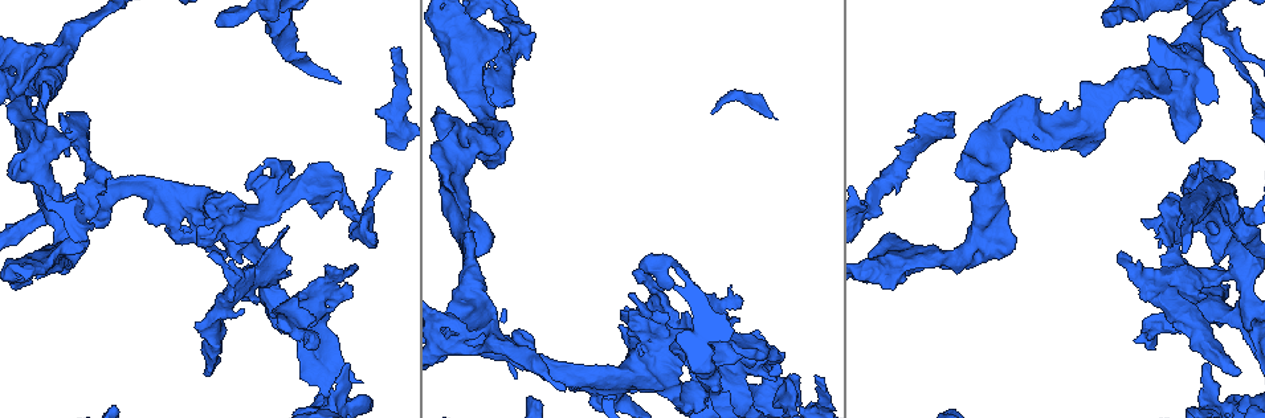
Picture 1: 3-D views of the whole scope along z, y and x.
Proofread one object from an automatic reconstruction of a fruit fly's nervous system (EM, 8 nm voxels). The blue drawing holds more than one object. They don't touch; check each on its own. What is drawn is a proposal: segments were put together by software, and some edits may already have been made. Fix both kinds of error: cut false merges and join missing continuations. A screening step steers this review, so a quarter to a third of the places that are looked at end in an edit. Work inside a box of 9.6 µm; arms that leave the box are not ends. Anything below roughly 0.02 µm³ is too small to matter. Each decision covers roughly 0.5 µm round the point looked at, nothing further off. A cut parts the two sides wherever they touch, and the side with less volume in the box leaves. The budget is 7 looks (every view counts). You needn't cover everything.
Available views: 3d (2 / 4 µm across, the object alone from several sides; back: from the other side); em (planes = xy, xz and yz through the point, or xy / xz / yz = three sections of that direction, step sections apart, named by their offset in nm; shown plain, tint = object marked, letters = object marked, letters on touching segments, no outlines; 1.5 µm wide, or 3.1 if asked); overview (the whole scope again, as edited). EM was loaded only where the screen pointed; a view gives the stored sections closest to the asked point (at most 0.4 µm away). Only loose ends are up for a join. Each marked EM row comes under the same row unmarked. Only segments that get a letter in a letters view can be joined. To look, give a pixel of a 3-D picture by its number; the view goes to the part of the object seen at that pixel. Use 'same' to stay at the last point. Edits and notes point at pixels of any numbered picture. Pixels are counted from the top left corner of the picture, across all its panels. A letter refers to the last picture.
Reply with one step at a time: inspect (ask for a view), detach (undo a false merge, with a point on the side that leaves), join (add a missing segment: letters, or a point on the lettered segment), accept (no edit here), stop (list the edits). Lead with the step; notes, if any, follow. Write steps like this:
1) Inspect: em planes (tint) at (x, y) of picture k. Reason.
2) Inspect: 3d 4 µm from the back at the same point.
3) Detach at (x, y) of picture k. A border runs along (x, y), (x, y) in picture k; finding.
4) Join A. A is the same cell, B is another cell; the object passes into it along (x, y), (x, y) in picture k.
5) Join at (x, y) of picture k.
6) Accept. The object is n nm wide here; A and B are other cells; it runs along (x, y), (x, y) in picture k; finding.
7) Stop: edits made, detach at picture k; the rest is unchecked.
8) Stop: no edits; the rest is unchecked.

Inspect: em planes (tint) at (316, 302) of picture 1. Four arms meet.

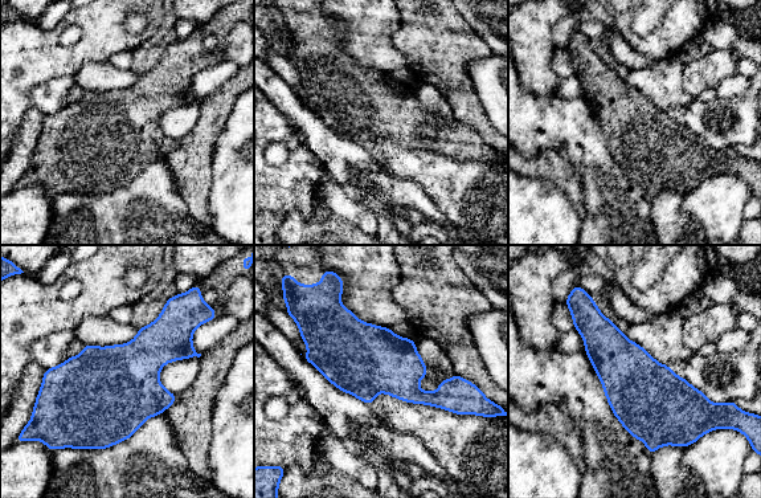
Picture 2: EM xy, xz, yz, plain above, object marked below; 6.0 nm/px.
Inspect: em planes (letters) at the same point. What lies round it.

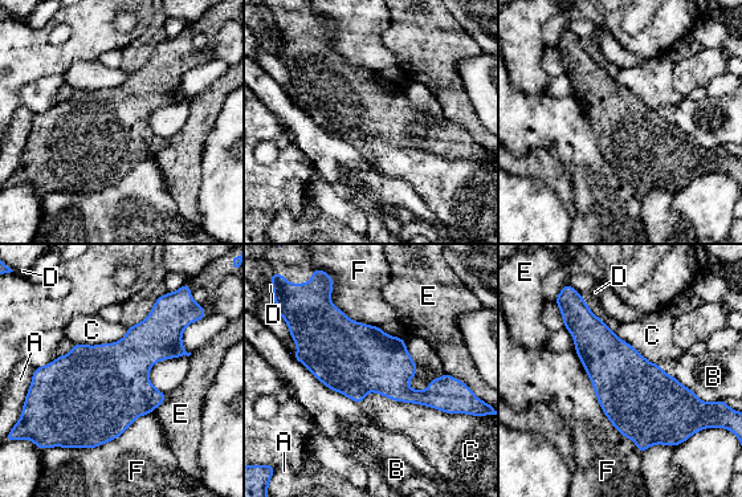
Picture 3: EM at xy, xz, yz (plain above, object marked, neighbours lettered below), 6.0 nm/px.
Accept. The longest contact is with F, 750 nm; A, B, C, D, E and F are other cells; a border runs along (363, 395), (376, 391), (452, 414) in picture 3; one cell here.

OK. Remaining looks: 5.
Inspect: 3d 2 µm from the back at (1238, 370) of picture 1. Long arm stops here.

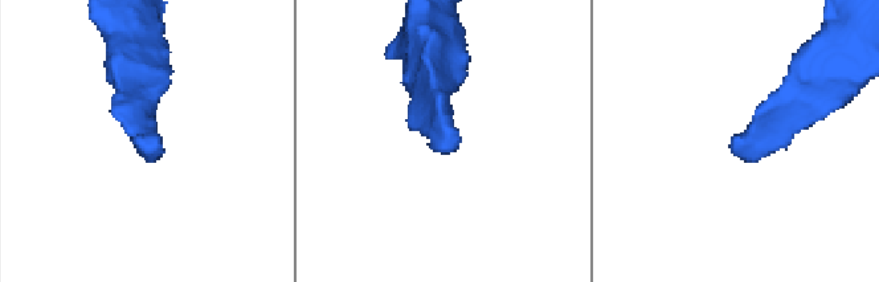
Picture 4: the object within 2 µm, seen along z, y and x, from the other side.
Inspect: em planes (letters) at (735, 136) of picture 4.

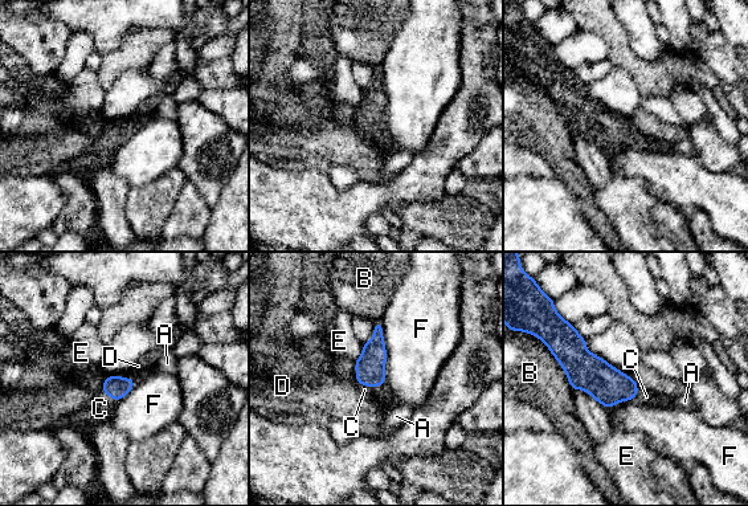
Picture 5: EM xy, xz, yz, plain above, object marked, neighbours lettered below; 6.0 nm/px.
Join C. C is the same cell, A, B, D, E and F are other cells; the cell continues.

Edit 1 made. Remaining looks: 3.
Inspect: em planes (letters) at (197, 244) of picture 1. An open end.

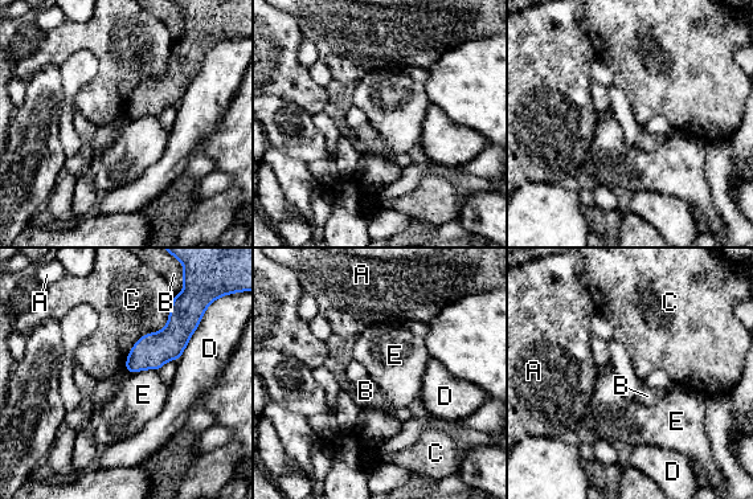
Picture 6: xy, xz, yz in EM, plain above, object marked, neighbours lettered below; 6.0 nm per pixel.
Accept. A, B, C, D and E are other cells; a border runs along (172, 298), (125, 369) in picture 6; no lettered segment goes on from it.

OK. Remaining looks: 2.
Stop: edits made, join at picture 5; the rest is unchecked.

